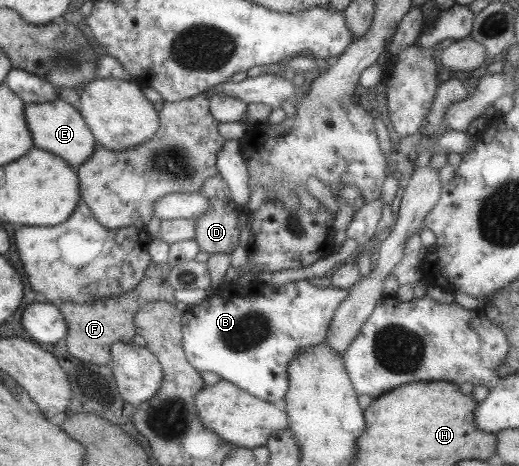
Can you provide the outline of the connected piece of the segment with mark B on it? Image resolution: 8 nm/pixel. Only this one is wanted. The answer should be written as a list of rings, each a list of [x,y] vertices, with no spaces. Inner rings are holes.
[[[294,280],[284,285],[269,287],[263,285],[263,295],[239,295],[231,293],[227,297],[225,289],[213,291],[207,302],[191,306],[190,315],[182,323],[182,348],[187,362],[197,372],[211,372],[257,399],[281,404],[287,391],[286,368],[289,359],[297,351],[305,351],[324,341],[329,322],[339,303],[347,297],[349,290],[338,290],[327,286],[319,288],[306,280]]]

